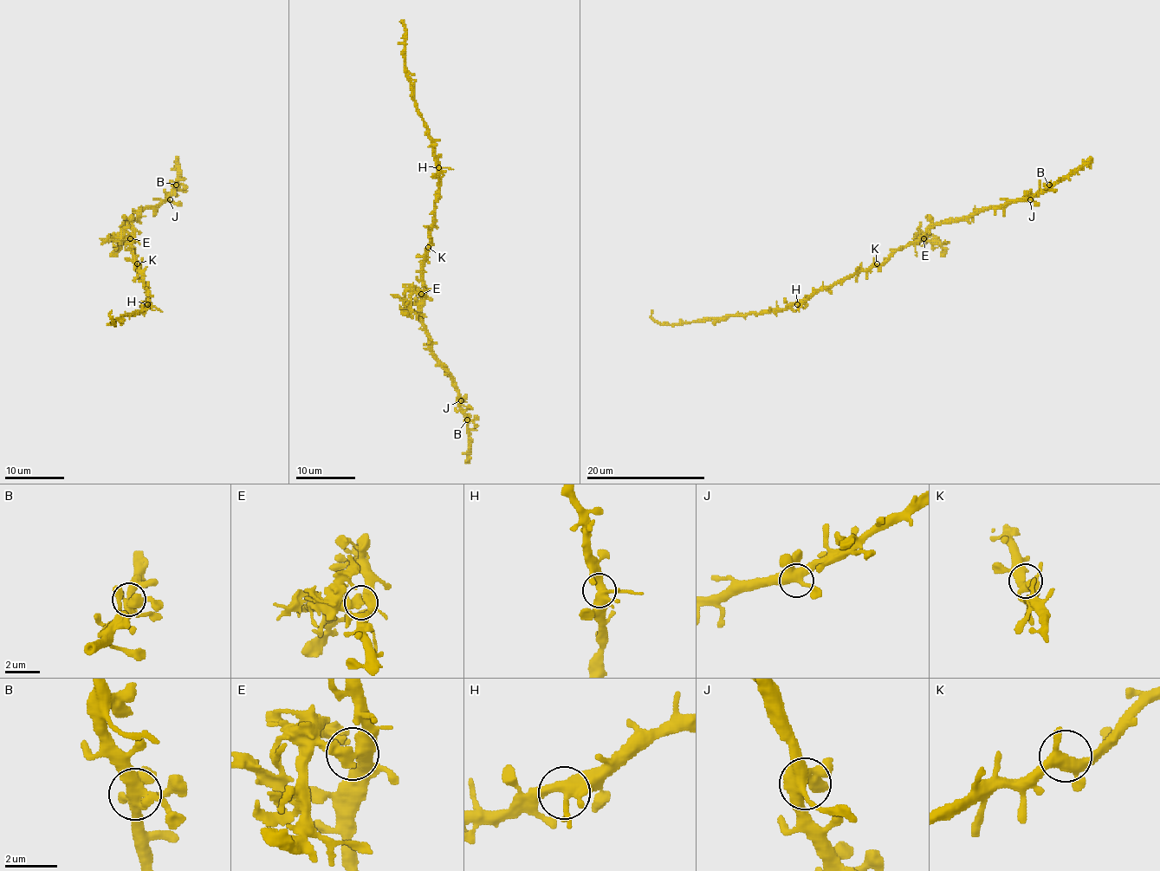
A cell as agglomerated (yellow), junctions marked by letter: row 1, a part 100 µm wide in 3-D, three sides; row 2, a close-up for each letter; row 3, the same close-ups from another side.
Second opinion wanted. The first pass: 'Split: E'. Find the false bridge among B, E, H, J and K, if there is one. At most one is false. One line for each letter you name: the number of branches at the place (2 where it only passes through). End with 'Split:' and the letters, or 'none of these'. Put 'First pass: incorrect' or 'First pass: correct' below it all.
E: Branches: 4
Split: E
First pass: correct

